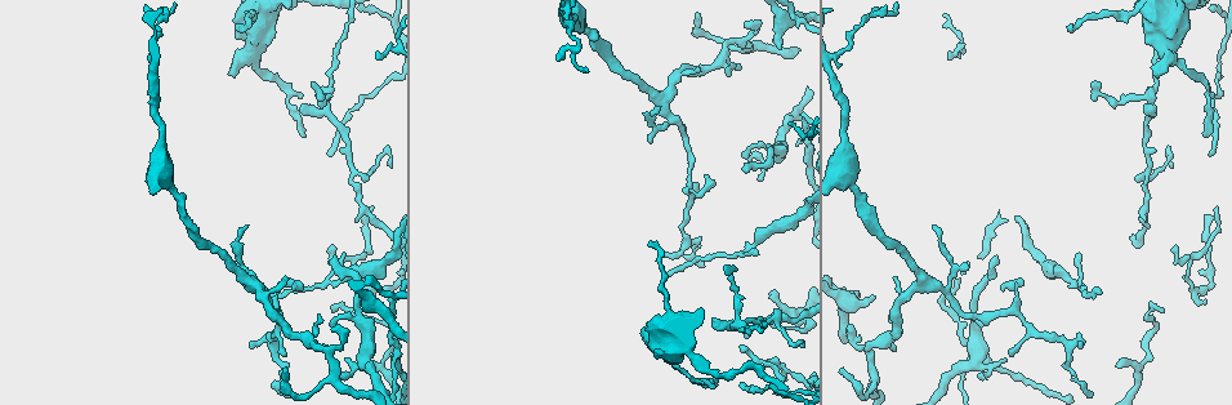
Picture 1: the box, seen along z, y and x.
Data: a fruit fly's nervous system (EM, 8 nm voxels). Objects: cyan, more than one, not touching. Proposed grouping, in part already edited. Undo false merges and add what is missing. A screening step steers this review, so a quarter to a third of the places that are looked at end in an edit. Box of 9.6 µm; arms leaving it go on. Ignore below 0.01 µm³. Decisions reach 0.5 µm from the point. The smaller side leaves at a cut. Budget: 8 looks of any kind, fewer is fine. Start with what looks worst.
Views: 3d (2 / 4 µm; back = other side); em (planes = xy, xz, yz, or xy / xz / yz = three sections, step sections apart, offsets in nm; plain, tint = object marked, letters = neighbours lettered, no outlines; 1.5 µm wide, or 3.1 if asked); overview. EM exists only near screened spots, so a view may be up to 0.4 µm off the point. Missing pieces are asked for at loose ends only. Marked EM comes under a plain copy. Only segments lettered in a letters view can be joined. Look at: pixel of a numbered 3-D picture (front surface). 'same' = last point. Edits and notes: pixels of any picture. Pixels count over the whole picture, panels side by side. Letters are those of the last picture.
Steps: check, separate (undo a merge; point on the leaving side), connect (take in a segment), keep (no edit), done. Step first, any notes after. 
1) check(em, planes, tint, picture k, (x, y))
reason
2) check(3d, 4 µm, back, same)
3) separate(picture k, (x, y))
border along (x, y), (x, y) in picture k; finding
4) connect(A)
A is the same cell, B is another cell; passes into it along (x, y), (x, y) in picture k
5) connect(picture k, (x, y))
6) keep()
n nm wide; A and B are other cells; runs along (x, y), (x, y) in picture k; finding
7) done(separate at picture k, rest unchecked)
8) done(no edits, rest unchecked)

check(em, yz, step 4, letters, picture 1, (935, 227))
thin end

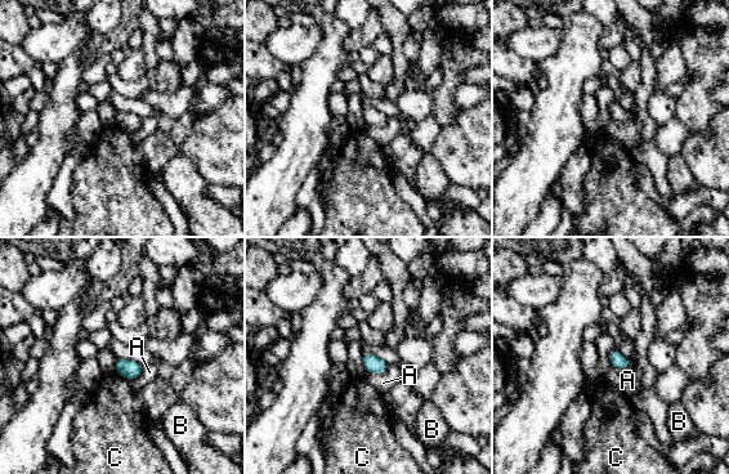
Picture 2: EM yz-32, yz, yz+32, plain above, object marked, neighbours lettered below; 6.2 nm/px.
check(em, xy, step 4, letters, same)
another direction

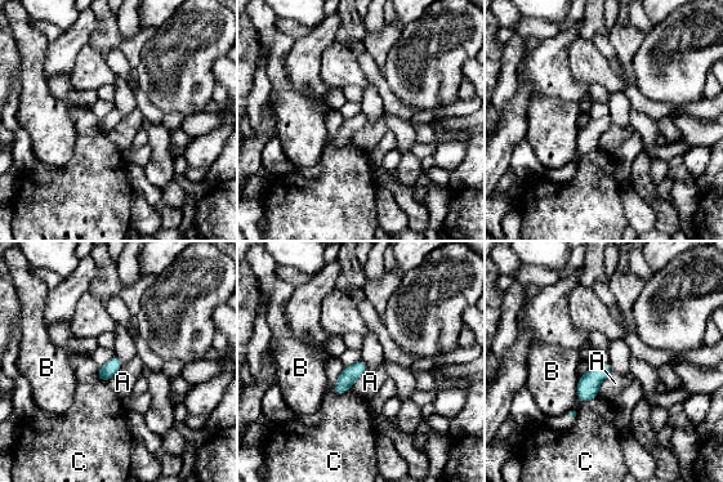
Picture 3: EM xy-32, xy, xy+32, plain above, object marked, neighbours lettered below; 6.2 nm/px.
keep()
C touches over 190 nm; A, B and C are other cells; none of them fits

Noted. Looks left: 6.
check(em, xz, step 4, tint, picture 1, (735, 326))
branch point

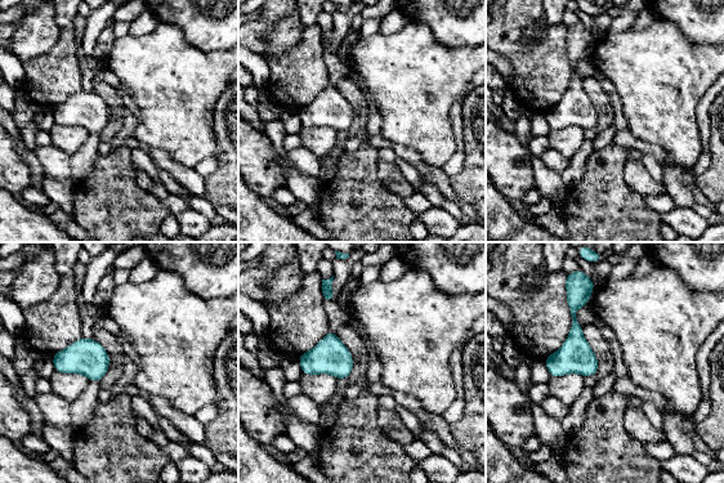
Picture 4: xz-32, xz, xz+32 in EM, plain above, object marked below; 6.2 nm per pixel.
check(em, xz, step 4, letters, same)
see the neighbours

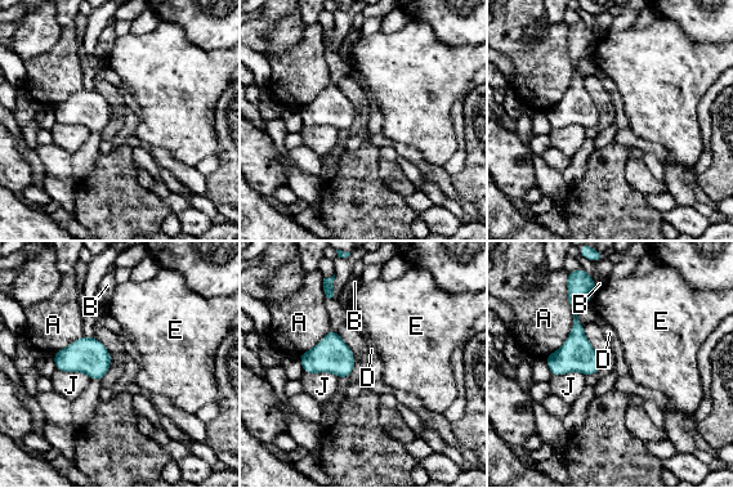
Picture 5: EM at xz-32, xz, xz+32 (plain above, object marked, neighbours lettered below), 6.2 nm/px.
keep()
200 nm wide; A, B, D, E and J are other cells; runs along (573, 287), (576, 349), (554, 371) in picture 5; continuous, no second neuron

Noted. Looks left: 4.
check(em, 3.1 µm, planes, letters, picture 1, (1099, 291))
free end

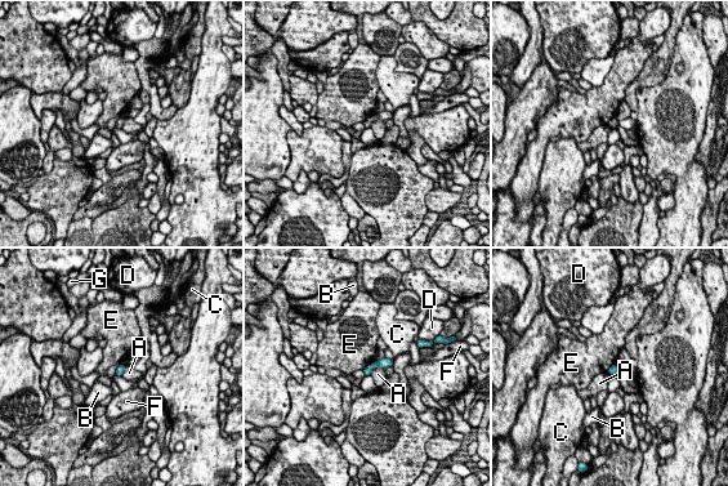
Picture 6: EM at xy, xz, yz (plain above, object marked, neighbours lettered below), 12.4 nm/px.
keep()
100 nm wide; A, B, C, D, E, F and G are other cells; border along (384, 368), (376, 366), (370, 374) in picture 6; no lettered segment goes on from it

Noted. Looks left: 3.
done(no edits, rest unchecked)

